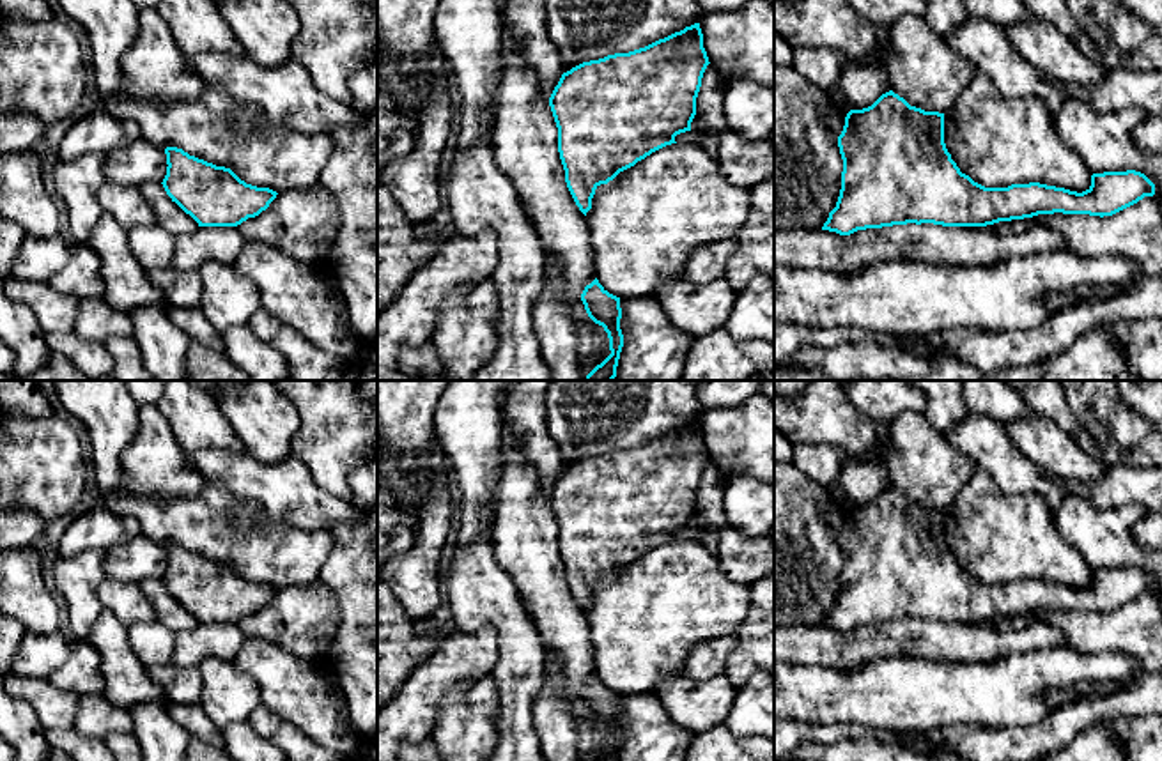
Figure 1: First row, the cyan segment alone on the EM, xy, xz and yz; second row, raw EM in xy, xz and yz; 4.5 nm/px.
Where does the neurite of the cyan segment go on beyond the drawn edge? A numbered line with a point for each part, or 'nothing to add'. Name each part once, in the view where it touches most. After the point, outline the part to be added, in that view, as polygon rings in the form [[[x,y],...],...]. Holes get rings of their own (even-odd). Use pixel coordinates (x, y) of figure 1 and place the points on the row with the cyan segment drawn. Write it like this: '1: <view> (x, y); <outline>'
nothing to add

